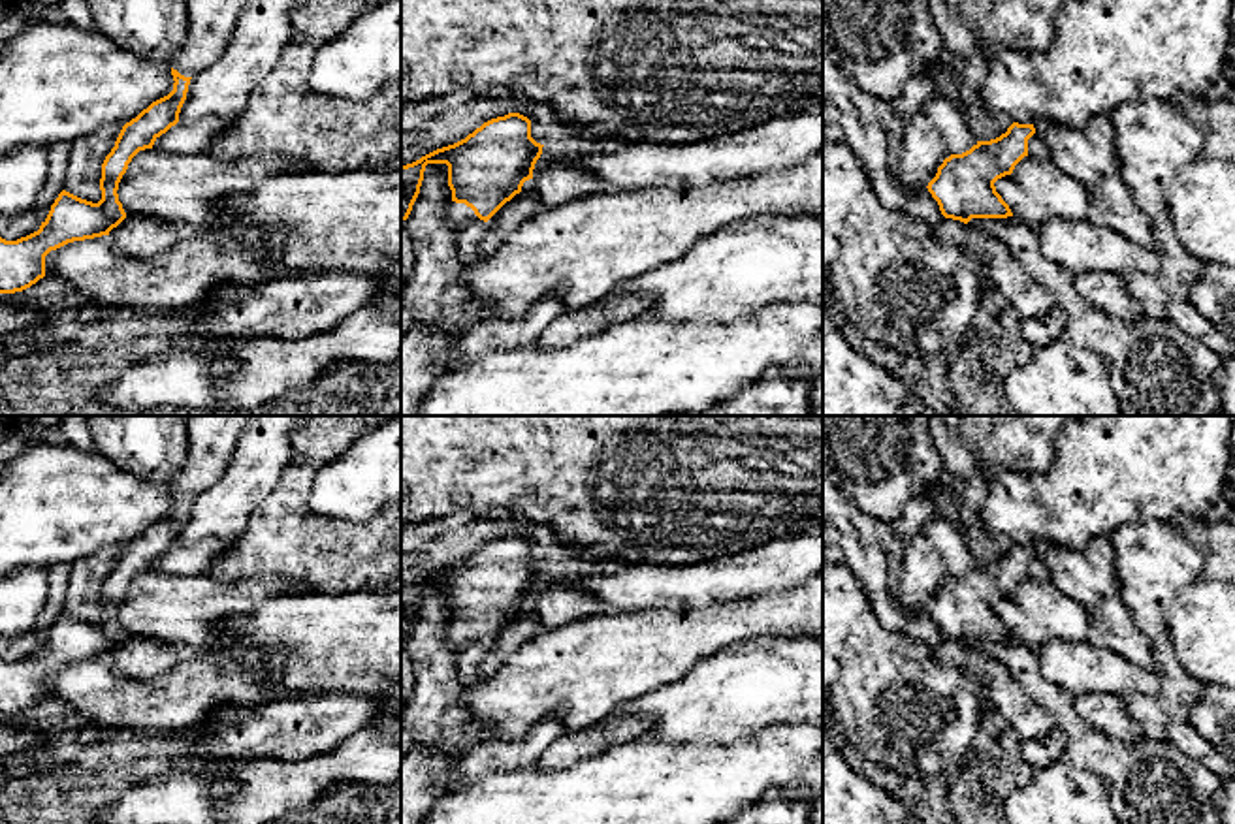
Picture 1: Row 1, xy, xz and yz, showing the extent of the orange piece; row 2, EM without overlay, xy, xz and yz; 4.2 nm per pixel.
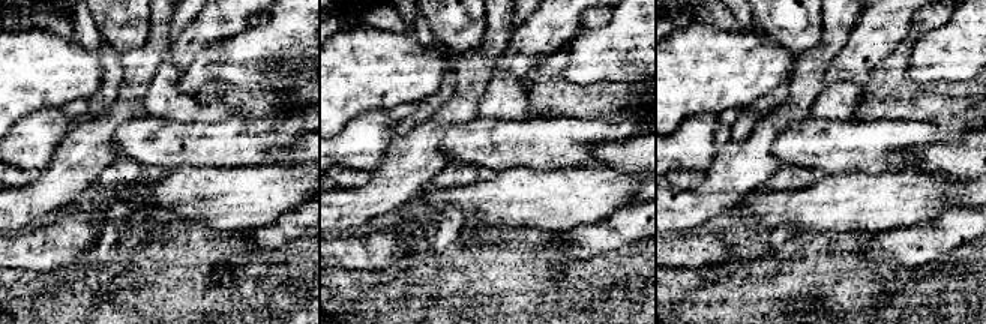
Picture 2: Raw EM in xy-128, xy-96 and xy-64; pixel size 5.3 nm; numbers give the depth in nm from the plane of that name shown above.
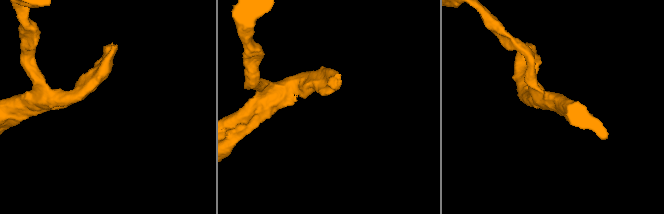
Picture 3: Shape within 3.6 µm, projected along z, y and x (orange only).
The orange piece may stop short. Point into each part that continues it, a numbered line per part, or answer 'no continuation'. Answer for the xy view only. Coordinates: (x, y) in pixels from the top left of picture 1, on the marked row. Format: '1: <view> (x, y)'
1: xy (211, 23)

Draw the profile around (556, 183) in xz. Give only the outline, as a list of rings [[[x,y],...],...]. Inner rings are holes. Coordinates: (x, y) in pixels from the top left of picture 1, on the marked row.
[[[546,147],[544,154],[550,162],[537,171],[529,190],[546,209],[606,190],[599,175],[561,160],[565,147]]]

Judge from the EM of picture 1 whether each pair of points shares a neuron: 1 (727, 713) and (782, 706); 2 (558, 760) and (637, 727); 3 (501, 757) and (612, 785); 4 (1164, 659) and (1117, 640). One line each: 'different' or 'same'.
1: same
2: same
3: different
4: different

